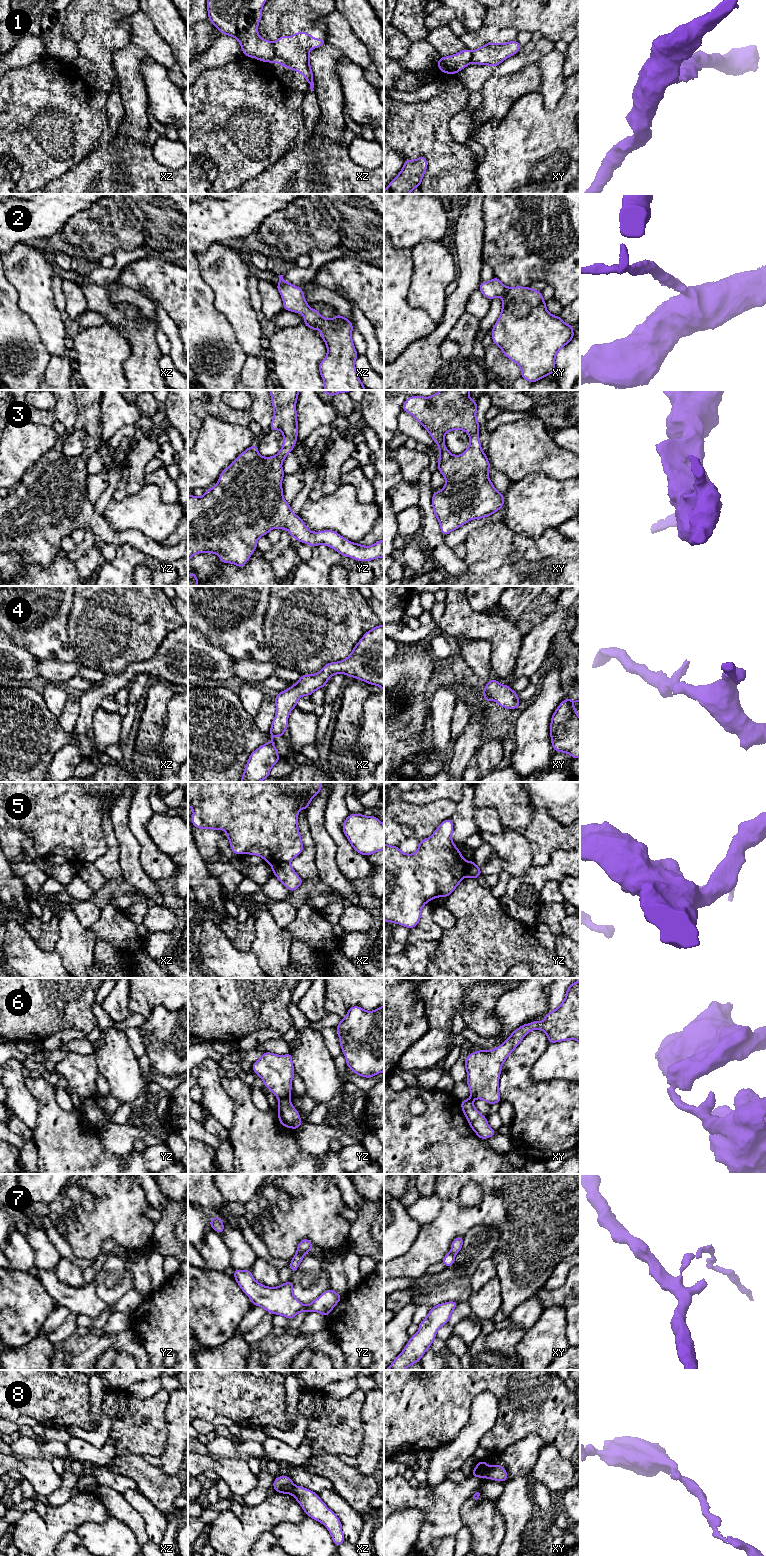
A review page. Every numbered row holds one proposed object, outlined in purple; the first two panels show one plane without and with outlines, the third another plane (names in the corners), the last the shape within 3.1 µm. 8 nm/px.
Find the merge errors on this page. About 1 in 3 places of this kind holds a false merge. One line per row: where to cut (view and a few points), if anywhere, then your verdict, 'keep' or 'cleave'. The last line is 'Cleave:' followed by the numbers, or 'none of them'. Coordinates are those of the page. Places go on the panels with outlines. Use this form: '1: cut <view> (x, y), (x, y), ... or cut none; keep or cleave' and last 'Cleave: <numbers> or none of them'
1: cut xz (273, 43), (277, 61); cleave
2: cut none; keep
3: cut none; keep
4: cut none; keep
5: cut xz (289, 862), (272, 862), (270, 864); cleave
6: cut yz (289, 1097), (281, 1097), (279, 1099); cleave
7: cut yz (310, 1249), (296, 1254); cleave
8: cut xy (491, 1467), (486, 1477); cleave
Cleave: 1, 5, 6, 7, 8

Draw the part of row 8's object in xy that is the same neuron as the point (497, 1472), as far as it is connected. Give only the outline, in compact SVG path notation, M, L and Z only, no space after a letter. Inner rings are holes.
M494 1464L491 1467L489 1475L487 1477L490 1480L496 1480L501 1482L507 1482L507 1471L499 1464Z

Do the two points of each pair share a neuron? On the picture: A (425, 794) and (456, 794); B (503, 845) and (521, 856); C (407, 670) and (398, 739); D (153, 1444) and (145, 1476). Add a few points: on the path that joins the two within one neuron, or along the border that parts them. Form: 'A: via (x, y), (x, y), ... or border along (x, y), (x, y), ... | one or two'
A: via (433, 793), (448, 793) | one
B: via (507, 845), (517, 853) | one
C: via (413, 687), (413, 718), (411, 722) | one
D: border along (140, 1455), (120, 1454), (116, 1456) | two

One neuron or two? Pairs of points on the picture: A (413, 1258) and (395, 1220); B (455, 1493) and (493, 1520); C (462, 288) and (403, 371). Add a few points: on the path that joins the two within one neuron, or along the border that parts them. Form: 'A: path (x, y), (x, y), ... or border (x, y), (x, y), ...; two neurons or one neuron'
A: border (420, 1228), (412, 1246), (394, 1259); two neurons
B: border (470, 1497), (460, 1509), (462, 1524); two neurons
C: path (454, 309), (442, 331), (424, 350); one neuron

